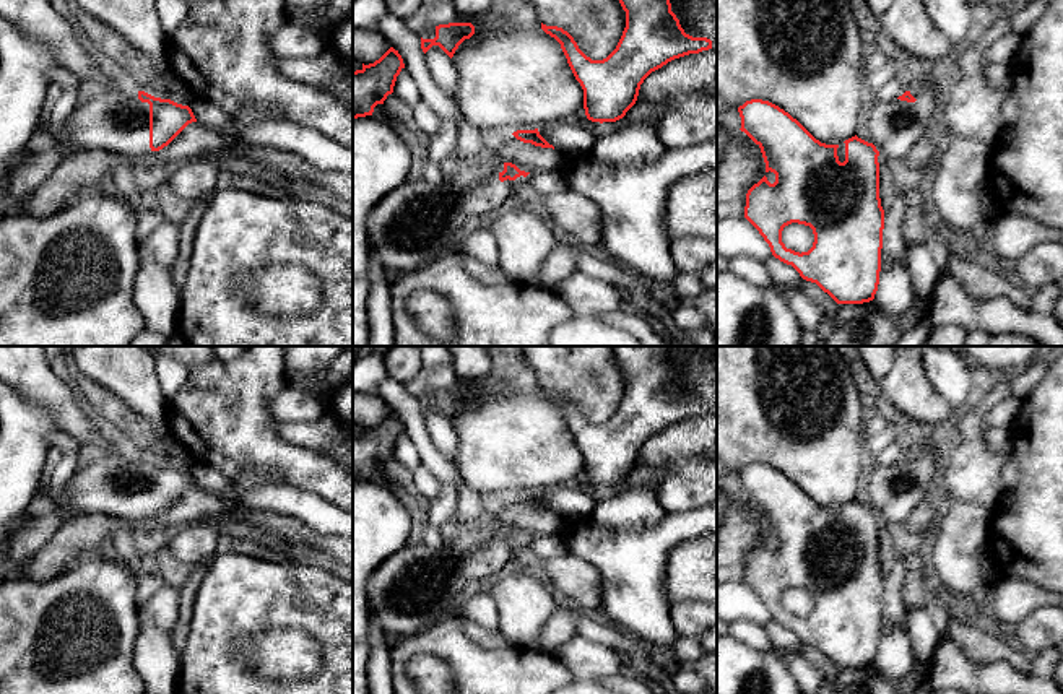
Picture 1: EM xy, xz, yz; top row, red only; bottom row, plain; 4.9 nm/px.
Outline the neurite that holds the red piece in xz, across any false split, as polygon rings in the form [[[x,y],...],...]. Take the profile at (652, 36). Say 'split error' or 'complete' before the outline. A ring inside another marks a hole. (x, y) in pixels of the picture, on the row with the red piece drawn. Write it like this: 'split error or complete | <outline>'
complete | [[[619,0],[626,28],[616,49],[603,60],[587,57],[574,37],[558,26],[541,29],[554,37],[584,89],[592,122],[616,122],[636,104],[640,85],[668,62],[712,49],[707,37],[684,33],[670,0]]]

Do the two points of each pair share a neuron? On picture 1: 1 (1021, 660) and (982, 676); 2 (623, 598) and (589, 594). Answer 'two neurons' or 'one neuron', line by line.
1: two neurons
2: two neurons

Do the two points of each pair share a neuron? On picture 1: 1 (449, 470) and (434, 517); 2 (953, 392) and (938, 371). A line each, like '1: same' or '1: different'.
1: different
2: same

